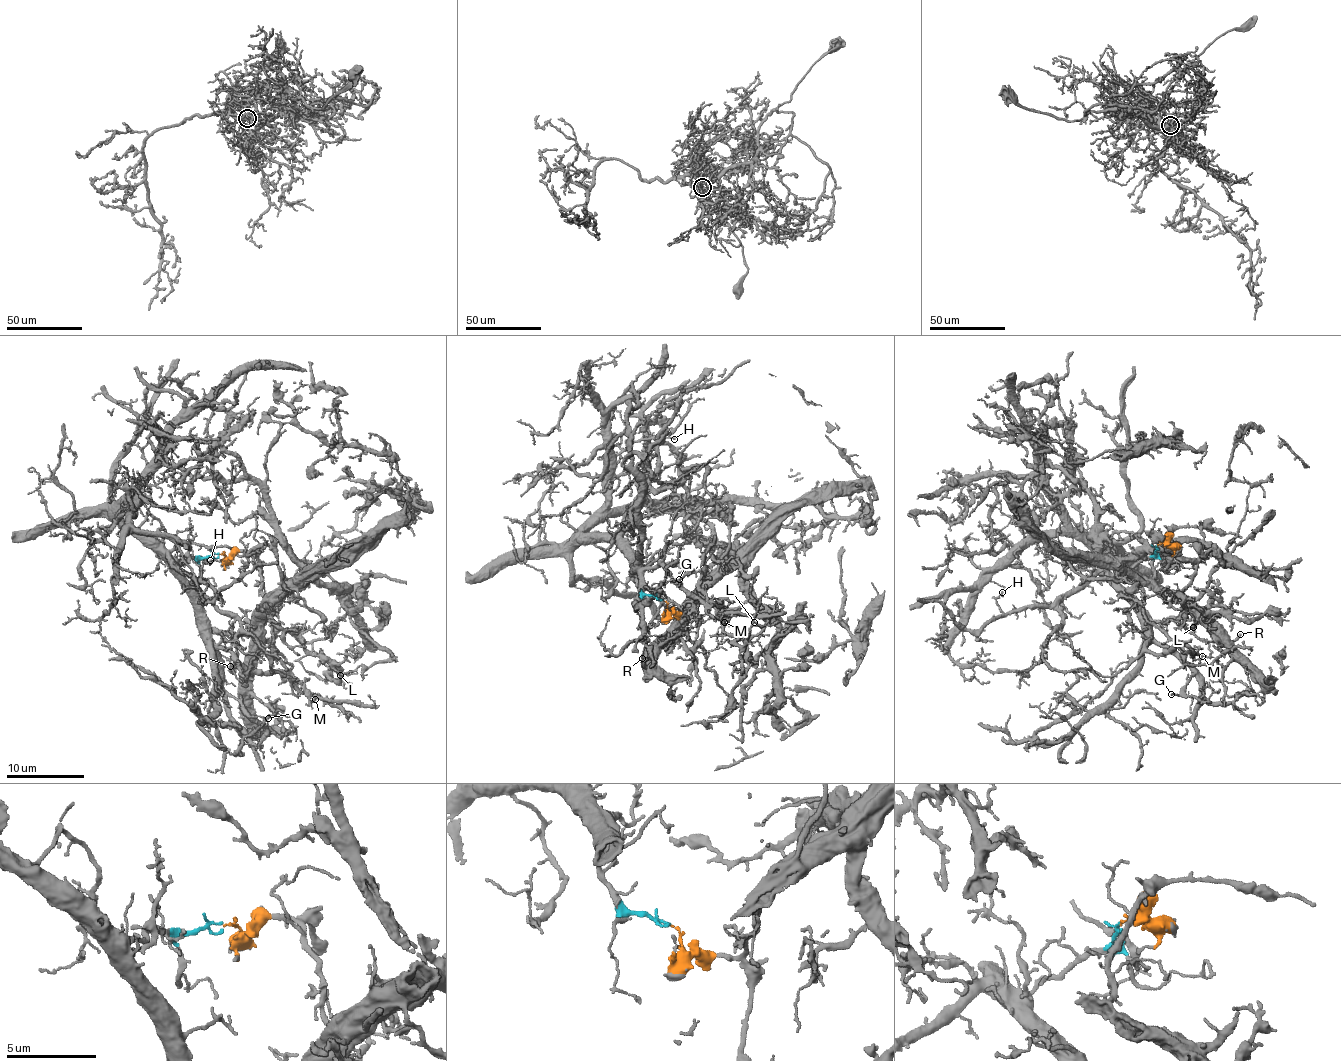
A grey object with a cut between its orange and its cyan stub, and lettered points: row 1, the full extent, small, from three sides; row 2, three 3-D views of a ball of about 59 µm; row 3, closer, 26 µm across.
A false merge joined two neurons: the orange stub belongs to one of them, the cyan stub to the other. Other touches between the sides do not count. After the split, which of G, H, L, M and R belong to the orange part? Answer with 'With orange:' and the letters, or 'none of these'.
With orange: L

